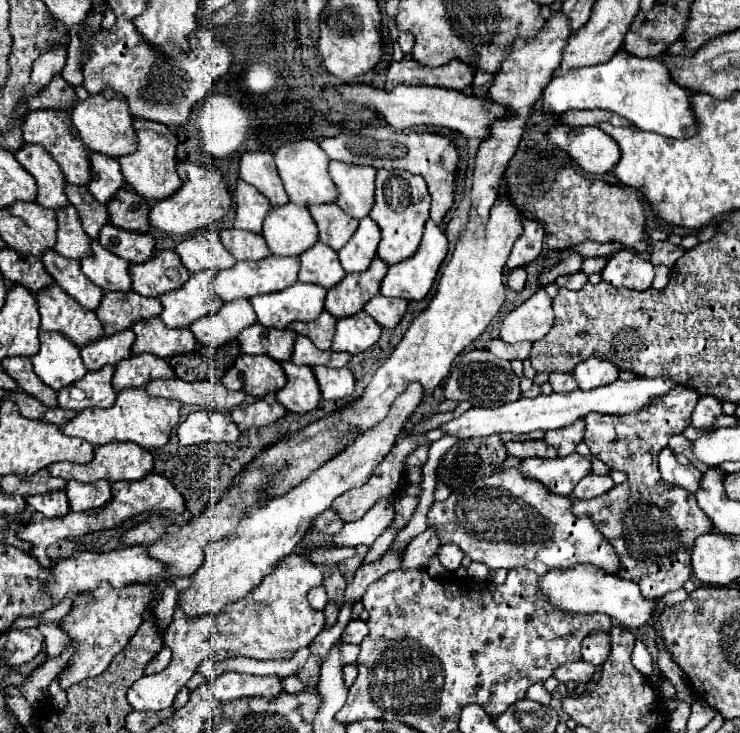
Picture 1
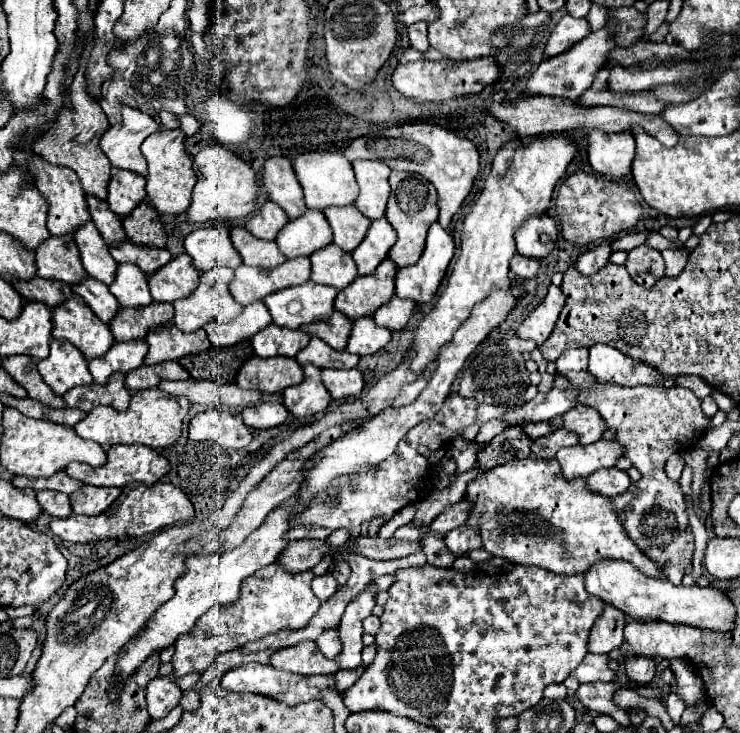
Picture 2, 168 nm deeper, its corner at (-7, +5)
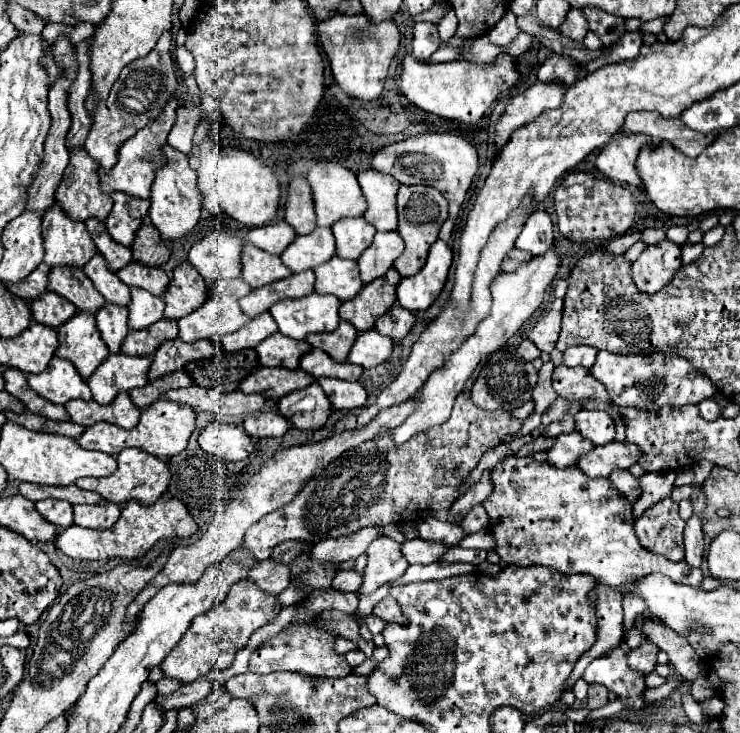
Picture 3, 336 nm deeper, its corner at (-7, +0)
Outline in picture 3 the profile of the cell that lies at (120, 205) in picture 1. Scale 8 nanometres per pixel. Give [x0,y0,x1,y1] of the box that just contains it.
[132,225,170,267]

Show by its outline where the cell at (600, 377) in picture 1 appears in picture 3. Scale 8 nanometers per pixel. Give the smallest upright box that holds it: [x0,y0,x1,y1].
[592,351,716,409]

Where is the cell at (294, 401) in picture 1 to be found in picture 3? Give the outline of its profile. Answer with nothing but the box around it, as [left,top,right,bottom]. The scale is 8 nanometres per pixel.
[278,381,332,431]

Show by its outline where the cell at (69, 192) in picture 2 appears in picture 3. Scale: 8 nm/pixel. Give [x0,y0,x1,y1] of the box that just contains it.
[42,205,96,267]

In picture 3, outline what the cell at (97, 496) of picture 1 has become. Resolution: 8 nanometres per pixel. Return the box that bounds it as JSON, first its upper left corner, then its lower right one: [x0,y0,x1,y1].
[74,501,120,529]

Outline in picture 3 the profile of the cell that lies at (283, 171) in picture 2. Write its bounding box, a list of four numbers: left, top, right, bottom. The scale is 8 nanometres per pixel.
[284,177,316,235]

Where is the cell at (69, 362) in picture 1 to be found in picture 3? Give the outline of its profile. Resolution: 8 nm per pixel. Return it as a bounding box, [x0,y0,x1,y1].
[26,357,92,405]

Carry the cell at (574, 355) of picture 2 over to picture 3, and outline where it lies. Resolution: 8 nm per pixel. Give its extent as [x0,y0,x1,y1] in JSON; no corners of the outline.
[564,345,598,369]

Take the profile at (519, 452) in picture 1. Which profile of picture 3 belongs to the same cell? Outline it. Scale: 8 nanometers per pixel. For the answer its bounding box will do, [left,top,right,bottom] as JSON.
[548,431,594,469]

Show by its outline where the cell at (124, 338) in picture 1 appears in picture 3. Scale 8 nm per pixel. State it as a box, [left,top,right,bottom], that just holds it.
[88,353,148,405]

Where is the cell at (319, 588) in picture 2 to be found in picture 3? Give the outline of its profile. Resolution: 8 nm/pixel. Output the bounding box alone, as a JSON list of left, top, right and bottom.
[334,571,364,593]

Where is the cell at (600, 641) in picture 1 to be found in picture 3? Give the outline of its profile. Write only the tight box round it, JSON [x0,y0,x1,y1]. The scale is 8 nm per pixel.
[565,583,622,690]

